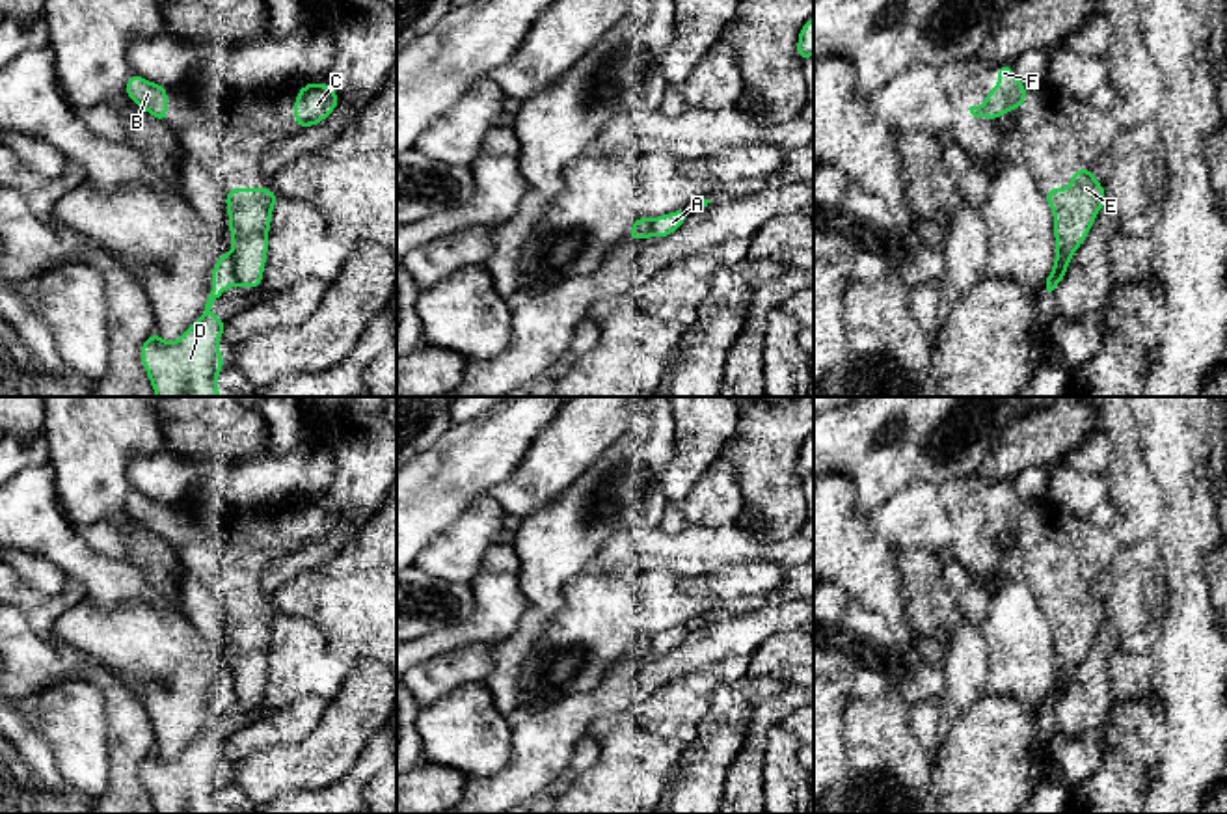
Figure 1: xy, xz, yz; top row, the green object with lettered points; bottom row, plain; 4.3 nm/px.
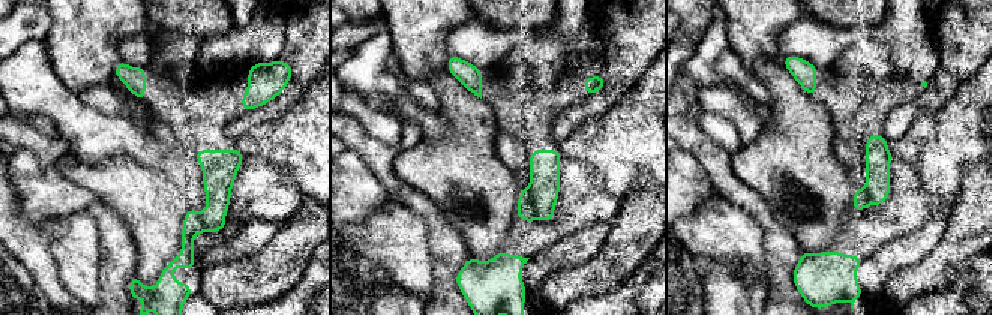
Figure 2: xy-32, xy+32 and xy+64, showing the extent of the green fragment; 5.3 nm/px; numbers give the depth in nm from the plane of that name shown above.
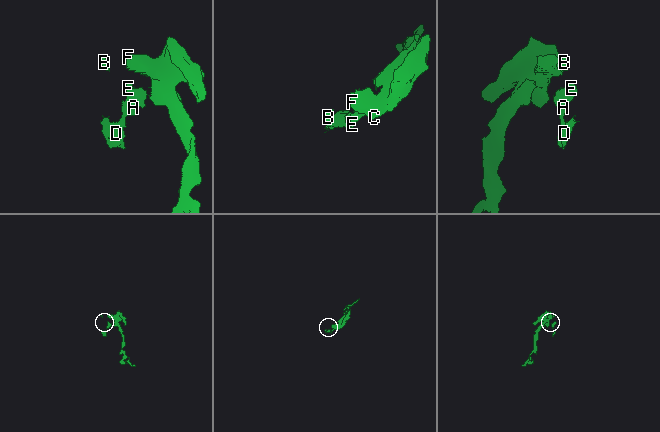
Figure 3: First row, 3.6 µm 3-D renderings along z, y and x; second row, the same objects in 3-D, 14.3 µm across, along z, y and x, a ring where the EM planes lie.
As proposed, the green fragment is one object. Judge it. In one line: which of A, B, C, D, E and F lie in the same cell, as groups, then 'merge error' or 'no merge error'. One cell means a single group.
groups A B C E F / D; merge error

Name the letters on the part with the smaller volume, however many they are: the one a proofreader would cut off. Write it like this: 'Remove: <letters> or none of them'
Remove: D

